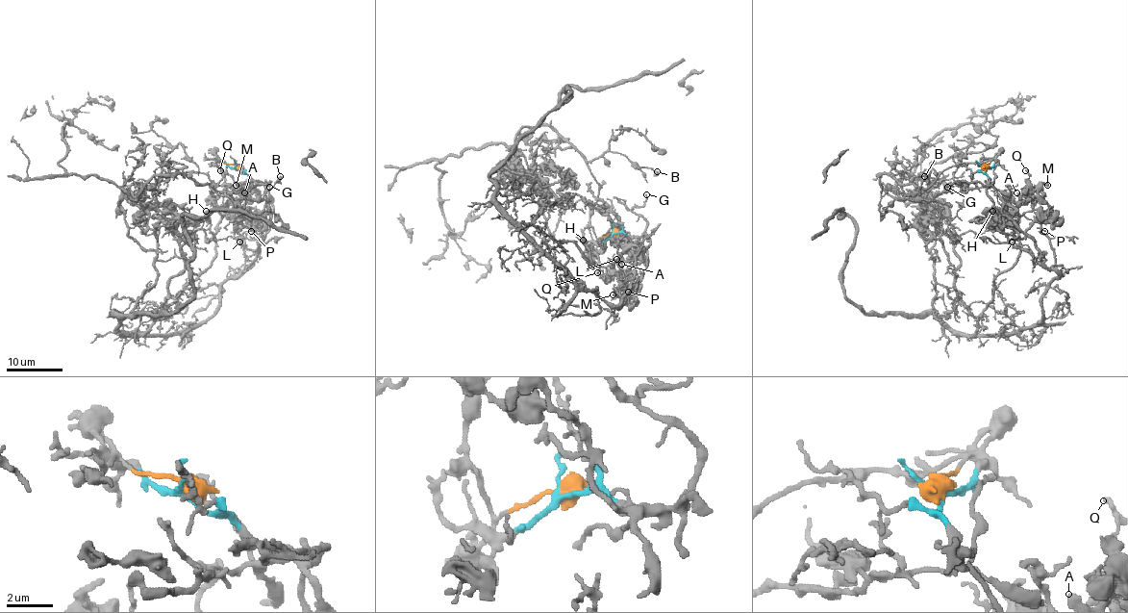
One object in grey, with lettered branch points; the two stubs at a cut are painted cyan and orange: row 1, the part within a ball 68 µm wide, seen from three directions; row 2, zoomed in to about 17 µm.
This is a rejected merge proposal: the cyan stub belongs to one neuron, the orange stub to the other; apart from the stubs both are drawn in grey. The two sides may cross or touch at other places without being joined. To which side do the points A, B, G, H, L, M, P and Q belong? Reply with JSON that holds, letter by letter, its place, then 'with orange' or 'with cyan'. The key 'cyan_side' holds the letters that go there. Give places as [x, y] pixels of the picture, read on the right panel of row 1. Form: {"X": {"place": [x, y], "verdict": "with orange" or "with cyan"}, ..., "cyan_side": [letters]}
{"A": {"place": [1016, 192], "verdict": "with cyan"}, "B": {"place": [924, 176], "verdict": "with orange"}, "G": {"place": [947, 187], "verdict": "with cyan"}, "H": {"place": [992, 211], "verdict": "with cyan"}, "L": {"place": [1012, 242], "verdict": "with cyan"}, "M": {"place": [1047, 185], "verdict": "with cyan"}, "P": {"place": [1044, 231], "verdict": "with cyan"}, "Q": {"place": [1025, 170], "verdict": "with cyan"}, "cyan_side": ["A", "G", "H", "L", "M", "P", "Q"]}

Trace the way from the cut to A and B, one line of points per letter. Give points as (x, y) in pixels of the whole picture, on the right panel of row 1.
A: (986, 168), (997, 193), (1011, 208), (1010, 217), (1023, 232), (1035, 222), (1043, 222), (1049, 207), (1016, 192)
B: (986, 168), (990, 162), (947, 166), (925, 188), (916, 187), (904, 199), (914, 199), (920, 195), (925, 175)

